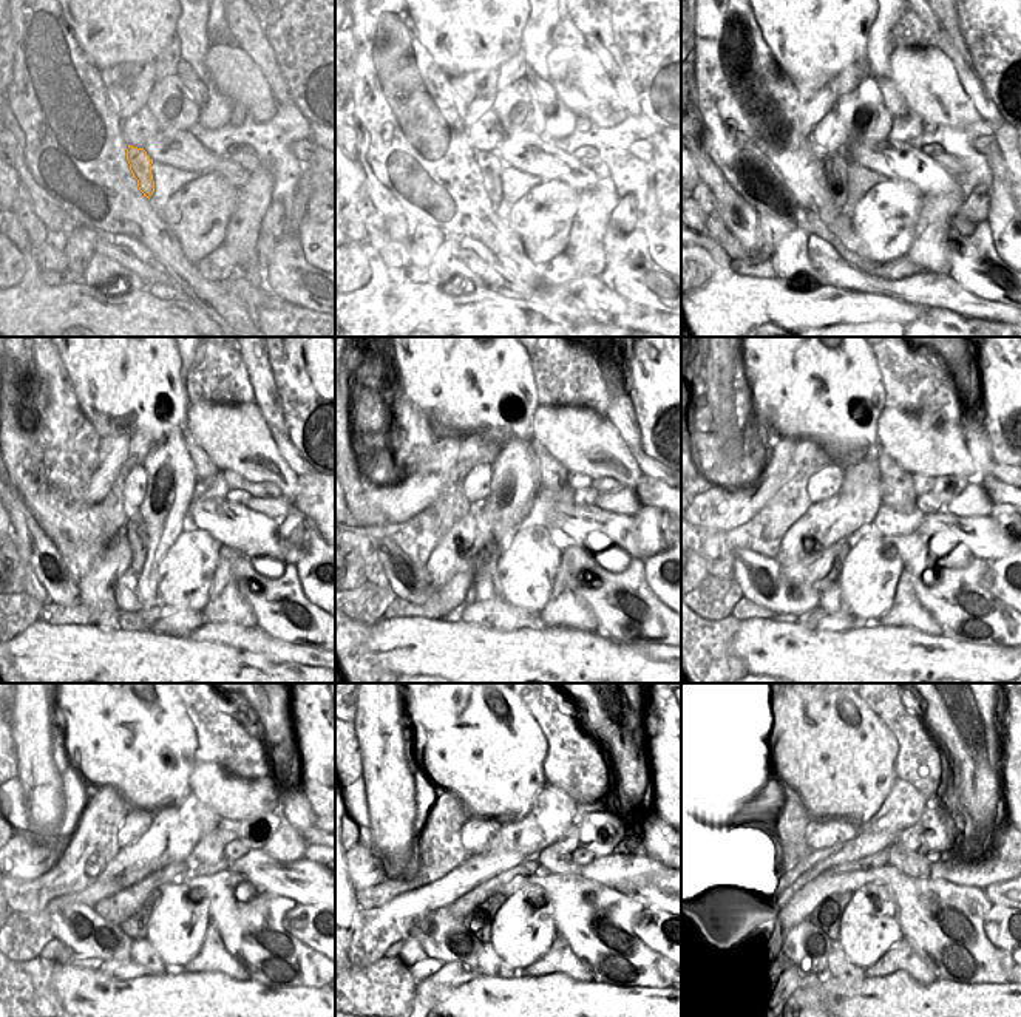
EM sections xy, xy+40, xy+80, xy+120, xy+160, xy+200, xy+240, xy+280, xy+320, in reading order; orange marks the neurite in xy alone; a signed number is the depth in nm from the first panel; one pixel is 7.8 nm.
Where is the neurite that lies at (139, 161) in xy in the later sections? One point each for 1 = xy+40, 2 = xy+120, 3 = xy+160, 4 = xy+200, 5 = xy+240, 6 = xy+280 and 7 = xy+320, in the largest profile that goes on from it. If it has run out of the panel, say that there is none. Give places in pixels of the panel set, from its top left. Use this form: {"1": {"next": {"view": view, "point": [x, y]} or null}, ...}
{"1": {"next": {"view": "xy+40", "point": [488, 164]}}, "2": {"next": {"view": "xy+120", "point": [142, 538]}}, "3": {"next": {"view": "xy+160", "point": [488, 557]}}, "4": {"next": {"view": "xy+200", "point": [831, 577]}}, "5": {"next": {"view": "xy+240", "point": [136, 926]}}, "6": {"next": {"view": "xy+280", "point": [479, 920]}}, "7": {"next": {"view": "xy+320", "point": [827, 917]}}}

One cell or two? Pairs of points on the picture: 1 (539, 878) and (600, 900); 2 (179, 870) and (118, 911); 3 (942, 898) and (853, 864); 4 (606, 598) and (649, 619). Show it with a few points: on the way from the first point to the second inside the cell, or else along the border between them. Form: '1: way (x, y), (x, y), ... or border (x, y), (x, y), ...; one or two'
1: way (555, 884), (580, 903), (584, 903); one
2: way (164, 875), (159, 875), (133, 895); one
3: border (885, 864), (876, 869), (834, 874); two
4: way (620, 588), (638, 594), (647, 605); one

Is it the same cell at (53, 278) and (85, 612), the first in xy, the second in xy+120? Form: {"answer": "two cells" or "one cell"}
{"answer": "one cell"}

